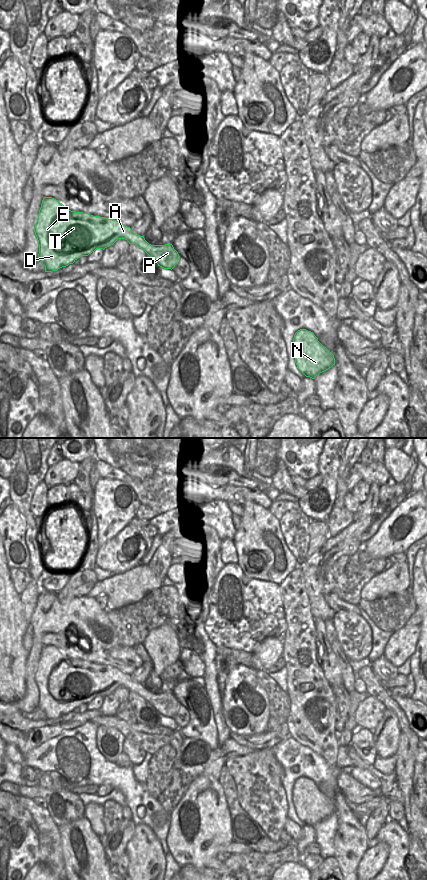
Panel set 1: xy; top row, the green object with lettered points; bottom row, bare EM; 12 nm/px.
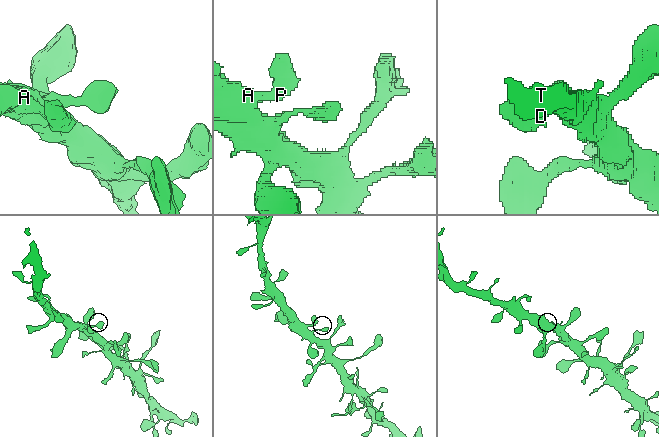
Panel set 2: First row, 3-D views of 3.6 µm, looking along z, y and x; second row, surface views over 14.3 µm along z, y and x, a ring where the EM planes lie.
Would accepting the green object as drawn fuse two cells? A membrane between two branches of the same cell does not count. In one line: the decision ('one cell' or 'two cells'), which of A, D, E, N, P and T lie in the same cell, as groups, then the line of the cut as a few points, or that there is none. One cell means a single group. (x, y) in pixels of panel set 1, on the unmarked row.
one cell; groups A D E N P T; cut none

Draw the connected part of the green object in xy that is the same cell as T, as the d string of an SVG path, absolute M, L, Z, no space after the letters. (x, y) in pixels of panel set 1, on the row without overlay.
M52 645L43 646L34 680L45 720L73 712L96 697L104 698L118 687L137 693L164 717L172 718L180 706L172 692L151 693L116 668L71 659Z

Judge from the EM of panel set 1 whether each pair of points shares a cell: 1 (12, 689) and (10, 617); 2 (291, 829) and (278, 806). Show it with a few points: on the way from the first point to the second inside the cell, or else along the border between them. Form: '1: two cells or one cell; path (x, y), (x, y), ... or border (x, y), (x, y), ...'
1: one cell; path (12, 671), (15, 657), (10, 652), (10, 635)
2: two cells; border (287, 817), (284, 828)

